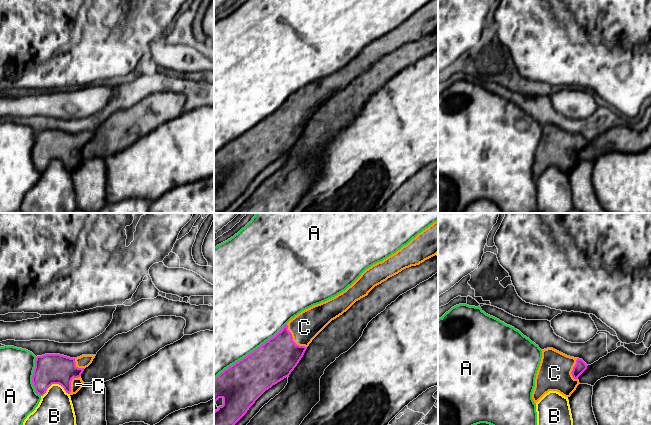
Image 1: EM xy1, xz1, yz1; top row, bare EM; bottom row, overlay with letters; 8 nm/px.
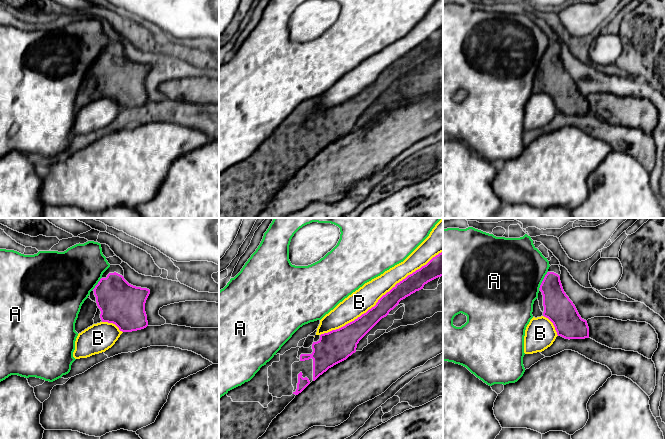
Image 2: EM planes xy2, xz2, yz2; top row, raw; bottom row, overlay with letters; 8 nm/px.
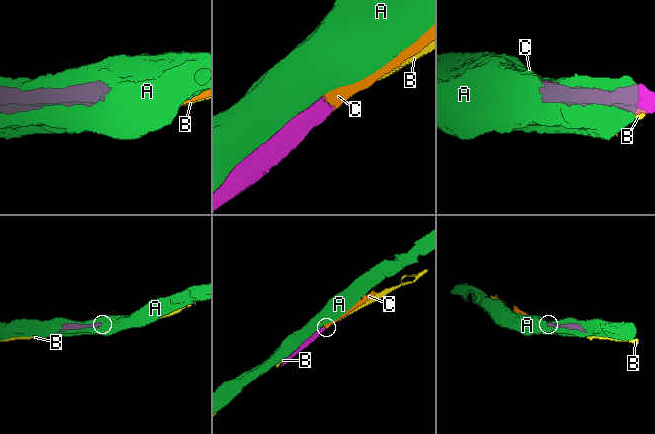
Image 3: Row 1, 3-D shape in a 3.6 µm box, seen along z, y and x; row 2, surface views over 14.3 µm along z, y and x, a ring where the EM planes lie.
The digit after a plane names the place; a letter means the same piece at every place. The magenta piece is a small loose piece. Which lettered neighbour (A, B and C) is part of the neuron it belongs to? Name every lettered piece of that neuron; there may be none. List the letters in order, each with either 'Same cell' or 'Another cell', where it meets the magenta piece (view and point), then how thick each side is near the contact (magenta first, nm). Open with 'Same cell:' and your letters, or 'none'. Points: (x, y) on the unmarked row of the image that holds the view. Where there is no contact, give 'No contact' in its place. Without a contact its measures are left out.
Same cell: C
A: Another cell. Touches magenta at xz1 (251, 128). Thickness 340 nm (magenta) against 500 nm
B: Another cell. Touches magenta at xz2 (380, 74). Thickness 140 nm (magenta) against 190 nm
C: Same cell. Touches magenta at xz1 (292, 115). Thickness 320 nm (magenta) against 240 nm

